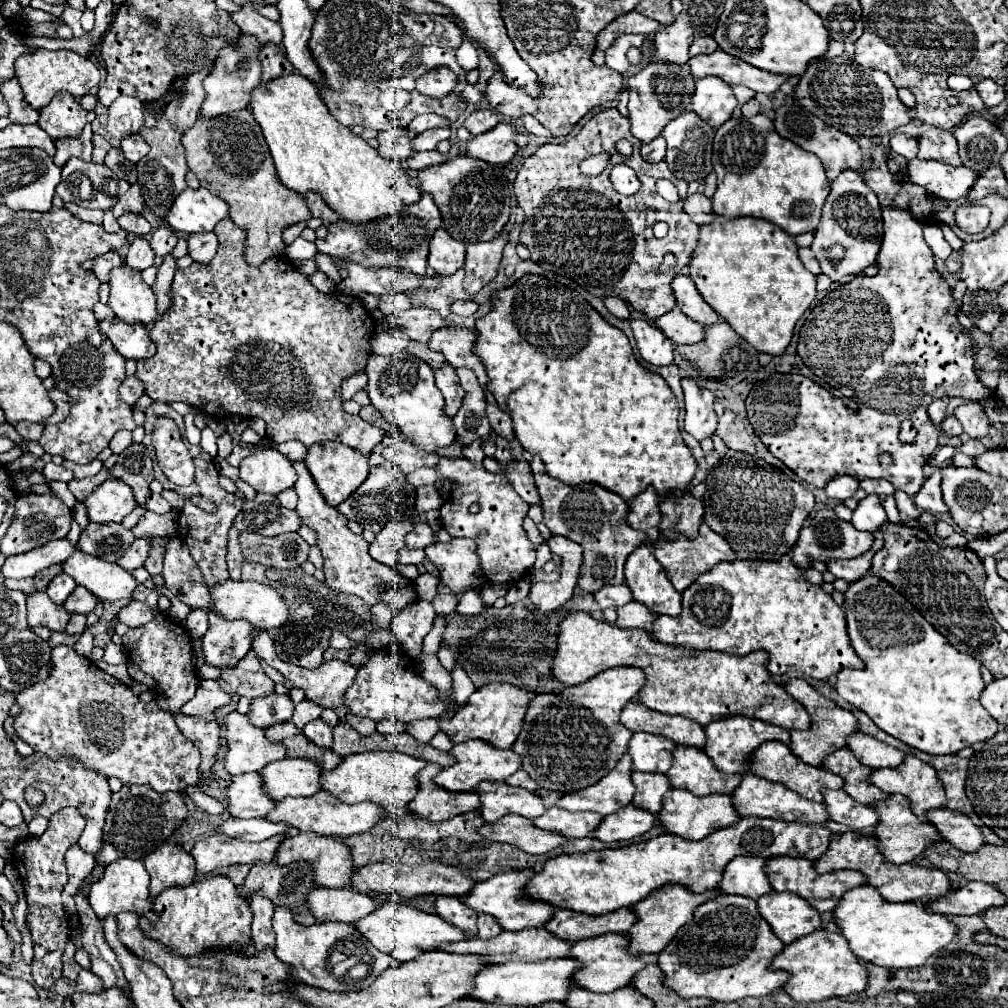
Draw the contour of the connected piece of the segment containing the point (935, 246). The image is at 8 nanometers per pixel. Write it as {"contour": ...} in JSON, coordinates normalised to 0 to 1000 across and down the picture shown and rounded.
{"contour":[[[918,222],[916,224],[916,230],[918,230],[918,240],[920,244],[926,248],[928,256],[934,256],[934,258],[939,258],[939,254],[945,250],[939,242],[939,238],[936,236],[936,230],[930,222]]]}

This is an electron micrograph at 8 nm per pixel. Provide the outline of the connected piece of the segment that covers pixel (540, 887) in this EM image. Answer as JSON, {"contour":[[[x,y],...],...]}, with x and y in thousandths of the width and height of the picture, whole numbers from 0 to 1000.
{"contour":[[[733,812],[727,819],[713,821],[705,825],[701,831],[693,835],[678,833],[668,827],[656,827],[652,831],[646,831],[642,835],[618,839],[612,843],[594,843],[594,845],[580,845],[580,847],[559,847],[553,851],[547,851],[541,855],[539,863],[531,867],[523,879],[521,887],[523,891],[543,895],[551,901],[563,901],[584,909],[596,909],[602,905],[610,905],[614,901],[624,901],[626,897],[632,897],[634,893],[642,891],[648,883],[660,879],[660,877],[676,877],[682,883],[695,887],[699,883],[707,883],[711,875],[717,869],[719,859],[729,849],[749,849],[749,851],[767,851],[767,849],[785,849],[785,851],[801,851],[811,853],[818,847],[824,833],[824,825],[816,817],[793,817],[793,815],[773,815],[763,812]]]}

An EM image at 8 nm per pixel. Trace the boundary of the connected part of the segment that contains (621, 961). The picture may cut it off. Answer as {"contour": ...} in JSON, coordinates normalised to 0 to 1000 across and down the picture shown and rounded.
{"contour":[[[598,927],[598,929],[590,929],[590,931],[582,931],[582,933],[574,933],[566,938],[566,948],[568,952],[576,954],[574,964],[570,964],[570,968],[566,972],[570,972],[572,978],[582,980],[584,984],[608,984],[612,980],[618,980],[624,976],[624,972],[628,970],[630,964],[634,964],[636,960],[640,960],[642,956],[652,956],[652,948],[628,948],[622,942],[624,938],[624,931],[618,927]]]}

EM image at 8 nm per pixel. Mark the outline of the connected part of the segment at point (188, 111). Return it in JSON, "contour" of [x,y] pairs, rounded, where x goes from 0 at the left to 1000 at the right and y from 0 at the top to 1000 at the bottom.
{"contour":[[[205,65],[203,69],[199,69],[197,73],[189,73],[186,77],[186,83],[184,83],[184,93],[178,95],[178,101],[170,101],[166,107],[164,107],[164,113],[170,121],[170,125],[180,133],[182,129],[186,129],[189,123],[193,123],[193,117],[195,117],[195,111],[199,107],[199,101],[203,97],[203,89],[201,89],[201,79],[203,75],[207,73],[209,65]]]}

